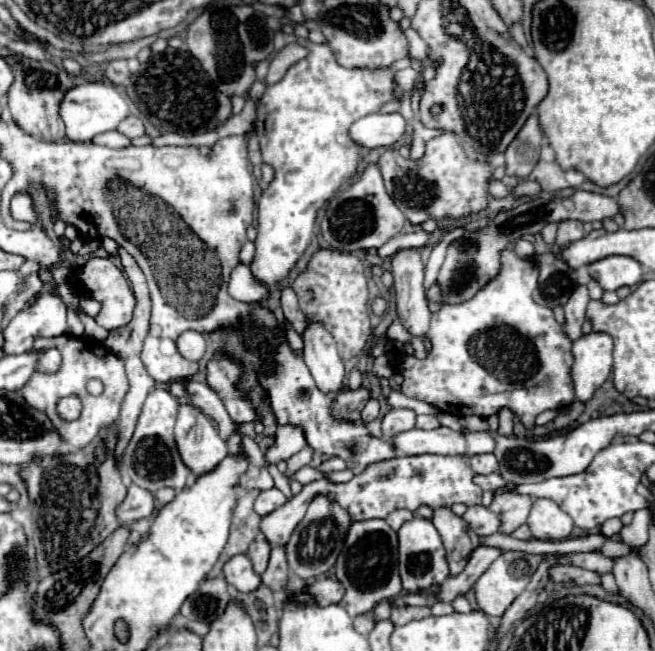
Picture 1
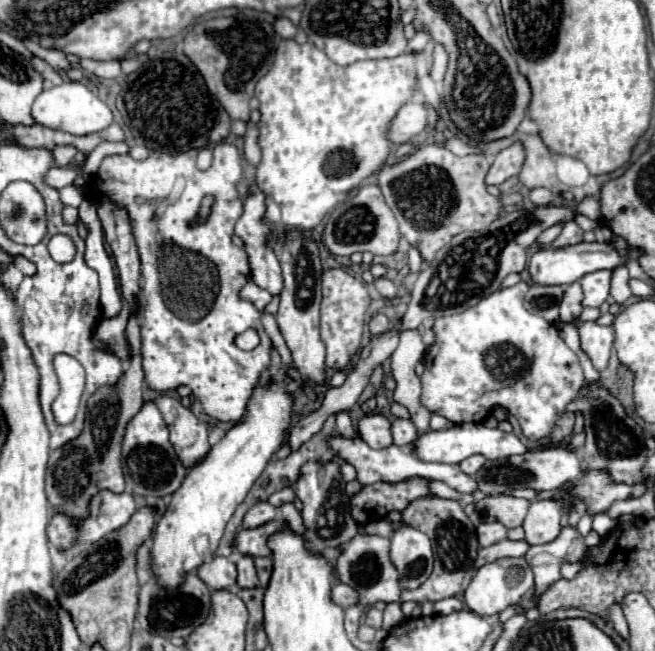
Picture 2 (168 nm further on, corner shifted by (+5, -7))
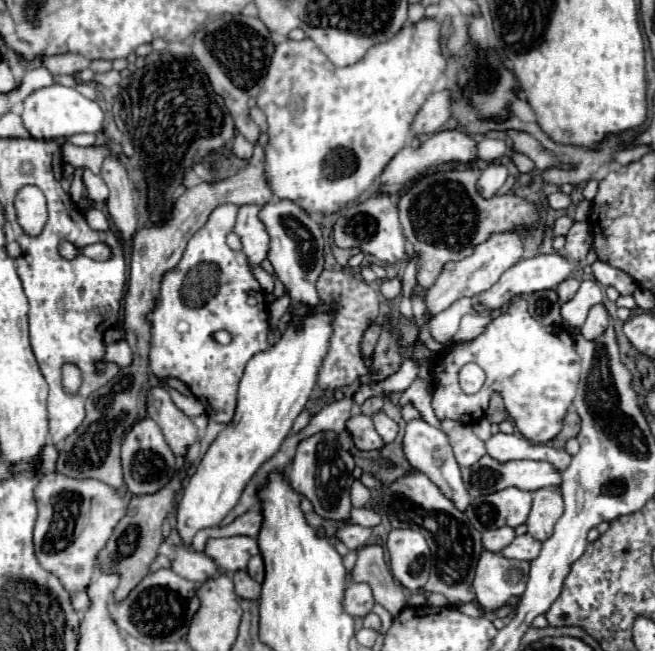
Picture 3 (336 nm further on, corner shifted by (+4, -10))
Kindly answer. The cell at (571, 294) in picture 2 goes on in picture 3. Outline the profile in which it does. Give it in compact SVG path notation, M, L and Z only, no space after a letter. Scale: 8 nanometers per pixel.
M567 279L555 287L561 303L567 303L577 293L577 289L579 289L579 279Z

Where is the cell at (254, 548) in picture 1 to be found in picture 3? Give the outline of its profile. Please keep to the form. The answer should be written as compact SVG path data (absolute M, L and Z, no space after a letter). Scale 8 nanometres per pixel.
M235 571L235 573L233 573L233 583L235 583L235 593L237 593L241 599L259 599L261 591L253 591L253 589L257 589L259 585L247 575L247 571Z

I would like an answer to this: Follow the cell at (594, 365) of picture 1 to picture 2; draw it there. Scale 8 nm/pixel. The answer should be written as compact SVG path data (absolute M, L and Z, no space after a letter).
M596 320L584 322L580 328L580 344L582 350L590 356L596 370L604 370L608 366L608 358L614 344L614 328L602 326Z

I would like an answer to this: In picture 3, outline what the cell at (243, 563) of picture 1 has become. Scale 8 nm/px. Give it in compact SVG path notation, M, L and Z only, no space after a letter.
M175 547L175 551L177 551L177 557L171 567L177 575L183 575L185 579L191 579L195 583L205 583L207 579L213 579L219 575L219 567L209 555L195 553L193 549L187 549L187 547Z

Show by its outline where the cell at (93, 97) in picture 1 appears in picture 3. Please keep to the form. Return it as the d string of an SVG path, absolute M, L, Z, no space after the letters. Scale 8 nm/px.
M49 85L43 87L35 93L31 93L23 101L23 123L35 137L69 137L75 133L99 133L103 131L103 121L105 115L99 107L97 101L91 101L83 97L77 89L73 87L63 87L63 85Z

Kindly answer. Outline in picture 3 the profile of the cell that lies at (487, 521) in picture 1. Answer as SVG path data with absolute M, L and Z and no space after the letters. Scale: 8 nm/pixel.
M501 527L501 529L493 529L493 531L485 531L483 533L483 549L499 553L513 539L515 539L515 531L511 527Z

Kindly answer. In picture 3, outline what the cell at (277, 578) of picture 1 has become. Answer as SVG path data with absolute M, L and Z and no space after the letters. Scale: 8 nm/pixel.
M255 555L255 557L249 561L247 573L249 573L257 583L263 583L263 579L265 579L265 565L263 565L263 557L261 557L261 555Z

